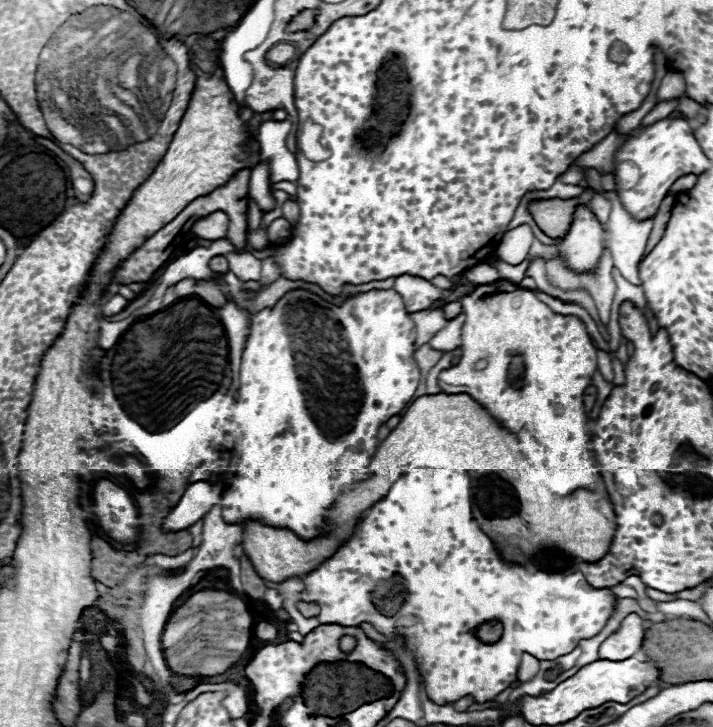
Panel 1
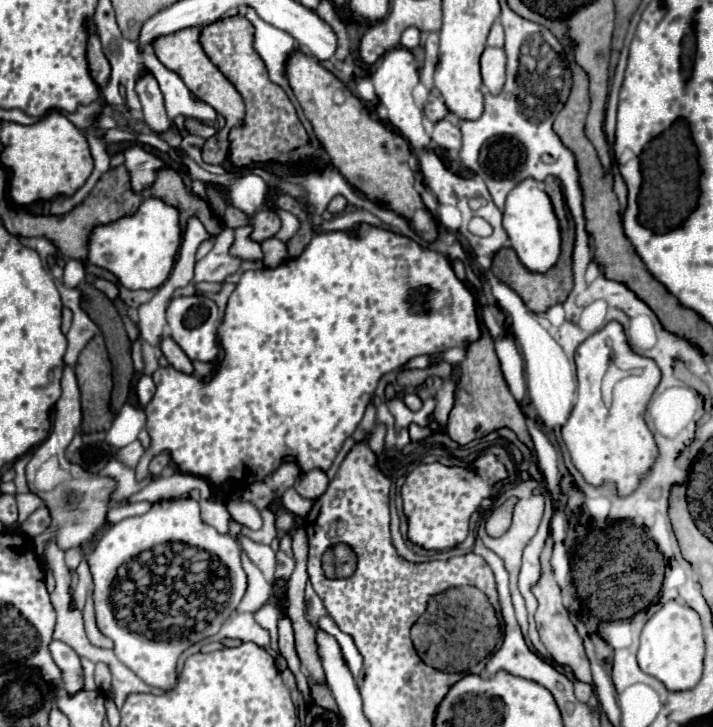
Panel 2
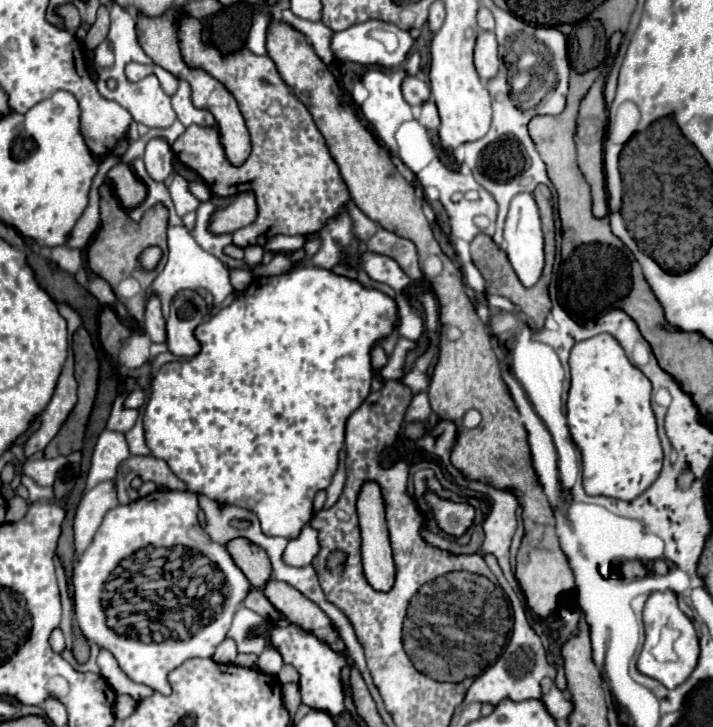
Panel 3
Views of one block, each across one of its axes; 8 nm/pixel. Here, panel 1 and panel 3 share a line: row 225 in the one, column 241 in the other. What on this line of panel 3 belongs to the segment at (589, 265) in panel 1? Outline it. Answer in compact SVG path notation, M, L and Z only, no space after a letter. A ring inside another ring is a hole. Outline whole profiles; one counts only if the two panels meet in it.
M156 490L144 498L138 498L136 502L120 504L108 510L90 546L74 564L72 584L74 584L76 620L86 640L112 652L112 656L118 660L118 666L134 682L146 684L160 694L172 692L166 680L170 670L178 668L182 662L194 656L210 658L214 654L216 646L226 638L226 632L230 628L238 604L242 604L244 596L250 592L248 578L234 564L226 548L212 542L210 536L200 528L196 494L172 492L172 490ZM144 536L148 536L148 544L146 544L148 548L152 546L154 550L162 552L160 558L162 562L156 562L152 566L152 572L146 572L146 560L136 558L136 552L146 548L142 542ZM172 568L178 568L178 590L176 590L176 580L172 576Z

